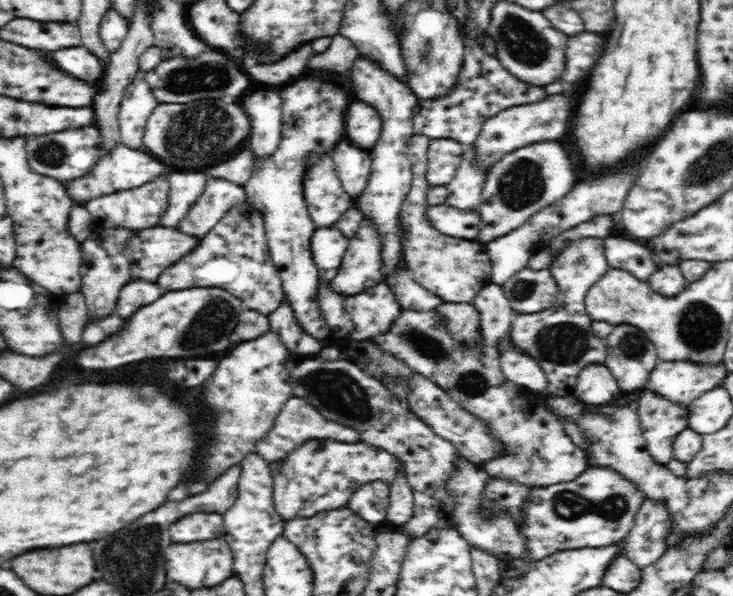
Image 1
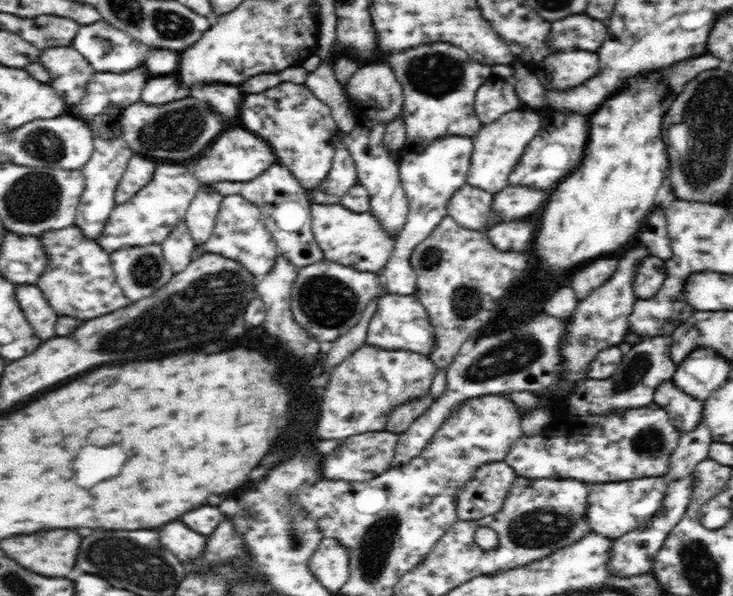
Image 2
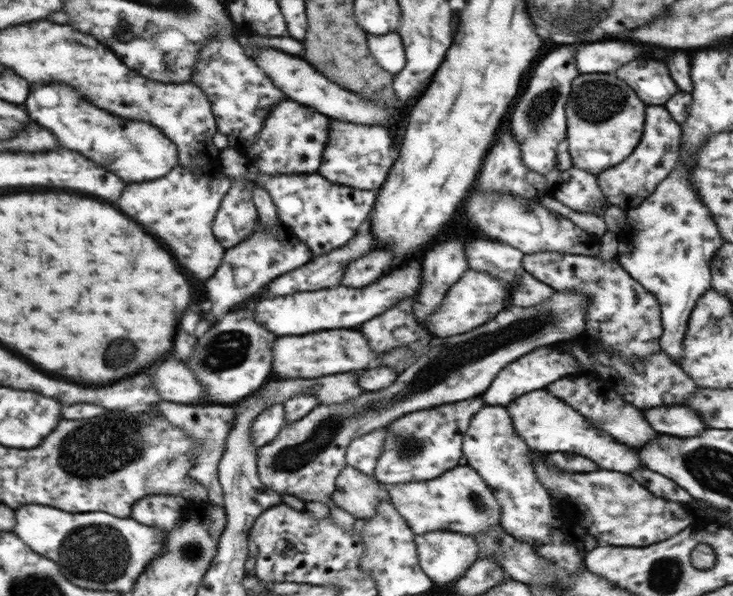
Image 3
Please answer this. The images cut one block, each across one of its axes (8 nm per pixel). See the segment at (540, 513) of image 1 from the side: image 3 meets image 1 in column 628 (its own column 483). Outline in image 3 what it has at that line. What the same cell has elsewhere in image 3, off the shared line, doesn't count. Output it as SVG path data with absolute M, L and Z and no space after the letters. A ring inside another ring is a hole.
M458 465L432 480L387 485L389 502L416 535L449 530L470 536L500 525L501 510L493 490L471 466Z

